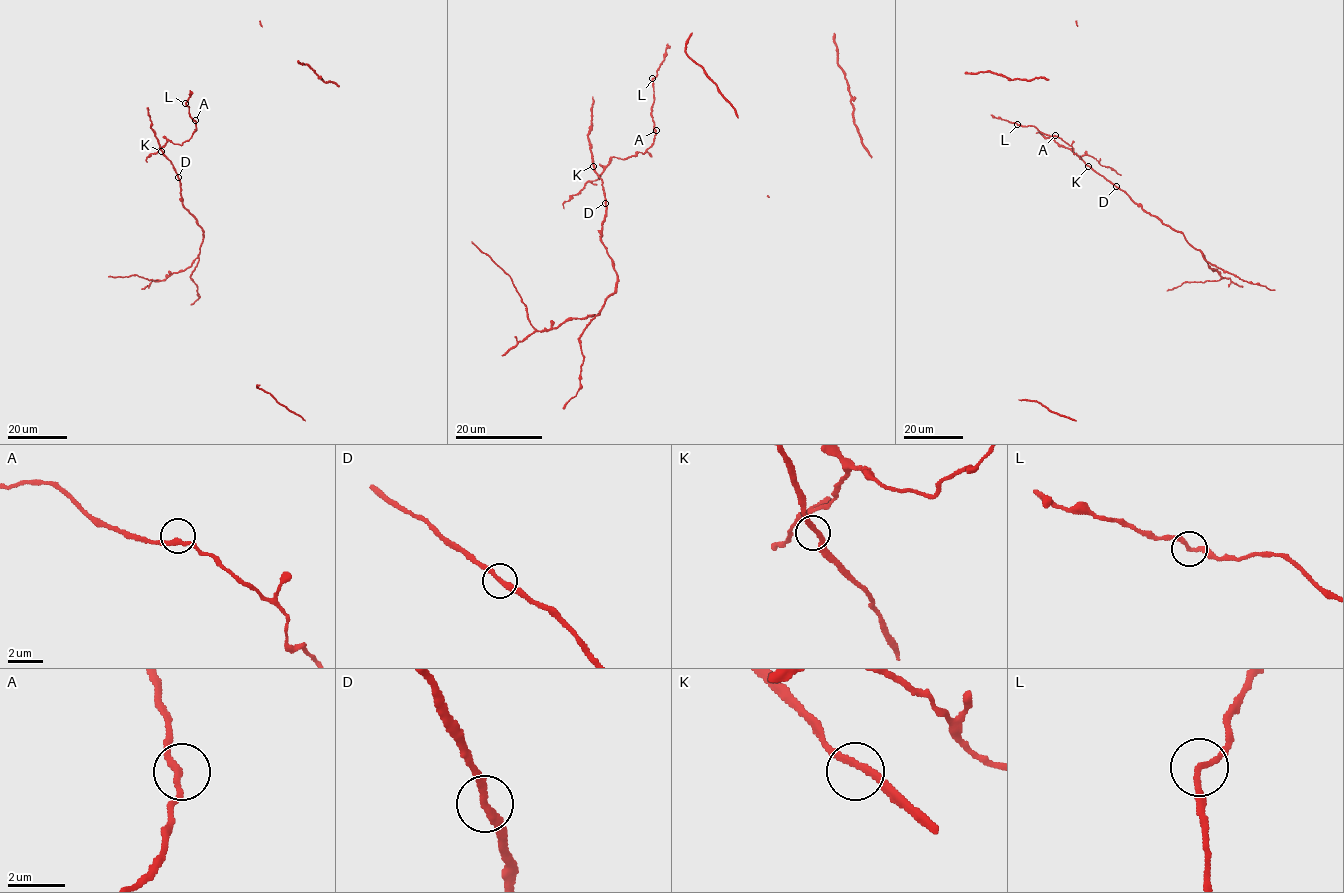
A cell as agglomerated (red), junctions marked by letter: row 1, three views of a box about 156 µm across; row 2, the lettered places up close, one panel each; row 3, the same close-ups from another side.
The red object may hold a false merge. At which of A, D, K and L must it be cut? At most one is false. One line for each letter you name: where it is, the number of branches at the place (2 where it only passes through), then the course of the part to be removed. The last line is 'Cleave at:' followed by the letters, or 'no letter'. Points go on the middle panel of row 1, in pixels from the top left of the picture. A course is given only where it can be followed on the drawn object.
D: (605, 203) | 2 | (605, 203), (600, 240), (617, 276), (615, 291), (596, 315), (543, 331), (530, 323), (511, 278), (472, 241)
Cleave at: D

